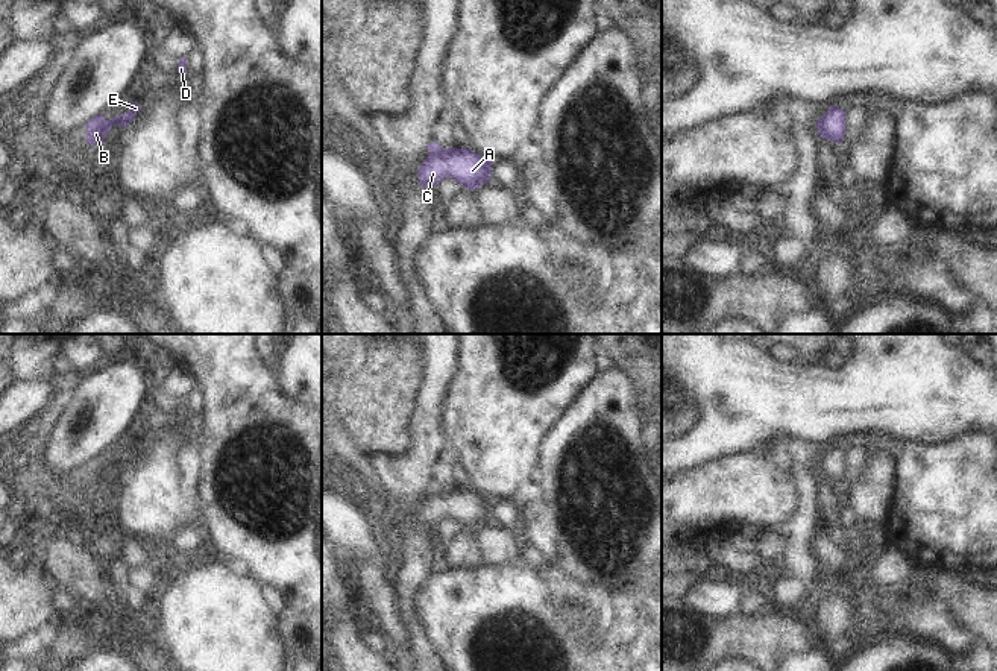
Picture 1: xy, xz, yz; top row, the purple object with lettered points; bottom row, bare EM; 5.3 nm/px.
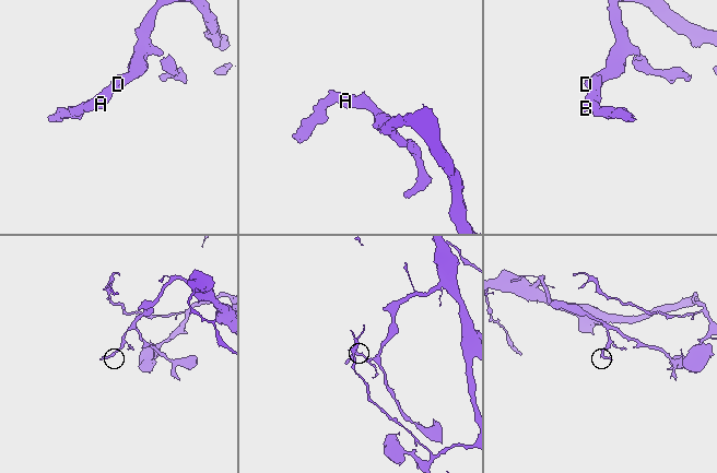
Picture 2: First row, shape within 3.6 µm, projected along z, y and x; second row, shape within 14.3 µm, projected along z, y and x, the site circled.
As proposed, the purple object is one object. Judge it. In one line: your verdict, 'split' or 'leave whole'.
leave whole

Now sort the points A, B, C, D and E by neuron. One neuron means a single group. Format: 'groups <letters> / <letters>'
groups A B C D E

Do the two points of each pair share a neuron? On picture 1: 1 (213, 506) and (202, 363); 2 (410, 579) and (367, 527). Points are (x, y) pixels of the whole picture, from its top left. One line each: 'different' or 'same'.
1: same
2: different

